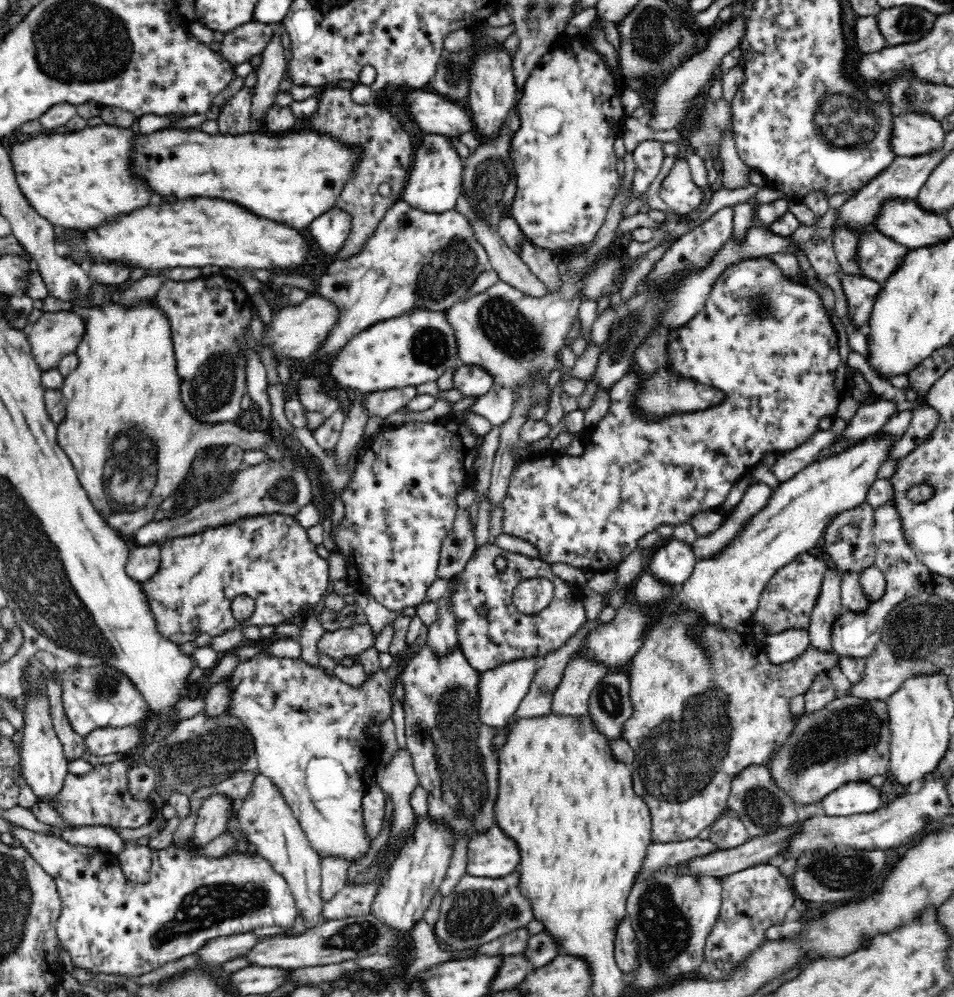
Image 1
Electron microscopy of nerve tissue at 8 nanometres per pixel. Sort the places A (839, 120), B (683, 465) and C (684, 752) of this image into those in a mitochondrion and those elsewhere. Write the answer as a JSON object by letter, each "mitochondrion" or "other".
{"A":"mitochondrion","B":"other","C":"mitochondrion"}

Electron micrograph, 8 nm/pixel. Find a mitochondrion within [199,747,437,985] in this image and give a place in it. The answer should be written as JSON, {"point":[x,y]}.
{"point":[354,936]}

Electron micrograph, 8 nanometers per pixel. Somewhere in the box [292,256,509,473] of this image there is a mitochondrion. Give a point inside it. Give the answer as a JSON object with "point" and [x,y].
{"point":[431,346]}

